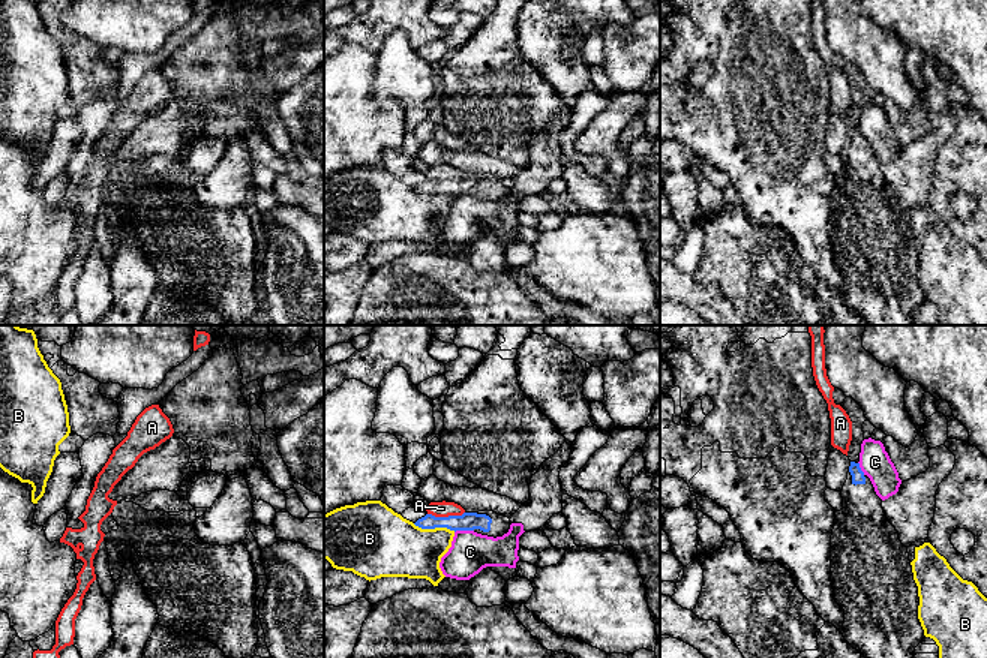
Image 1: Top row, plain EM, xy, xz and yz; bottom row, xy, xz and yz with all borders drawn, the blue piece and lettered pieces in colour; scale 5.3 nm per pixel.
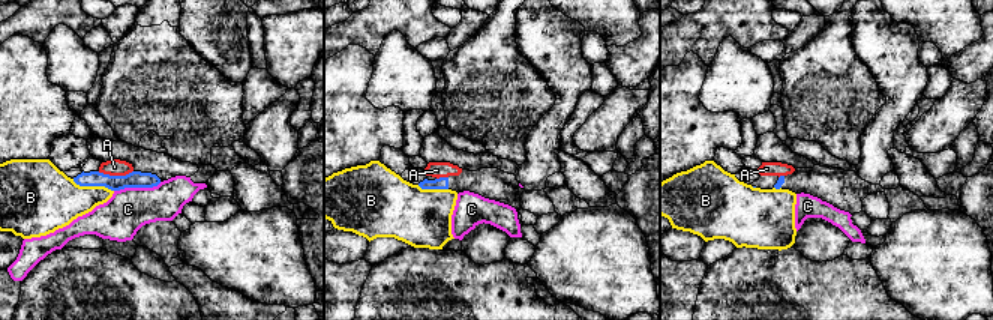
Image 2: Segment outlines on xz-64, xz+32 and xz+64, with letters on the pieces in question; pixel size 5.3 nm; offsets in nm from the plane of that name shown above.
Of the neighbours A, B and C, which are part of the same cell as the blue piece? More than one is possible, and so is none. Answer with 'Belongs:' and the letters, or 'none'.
Belongs: none

